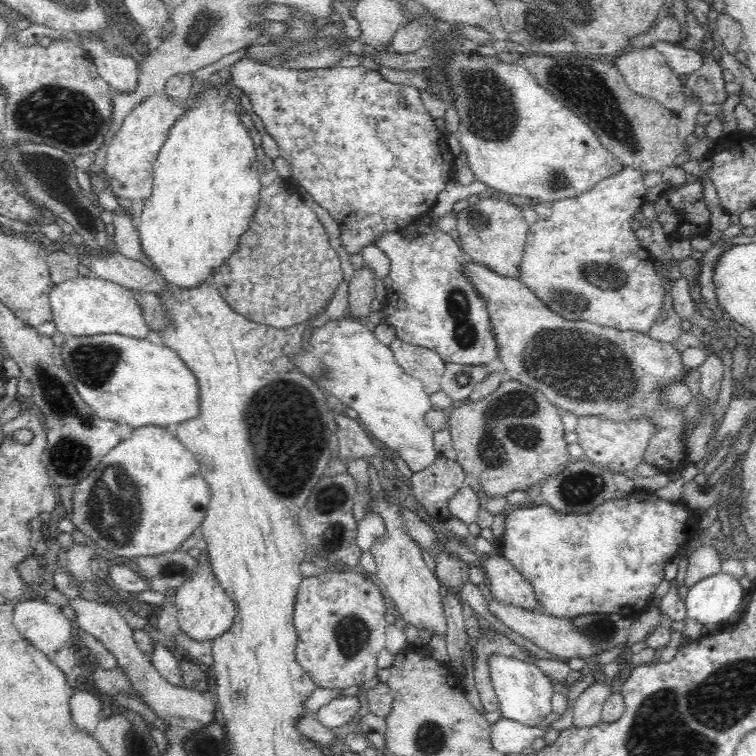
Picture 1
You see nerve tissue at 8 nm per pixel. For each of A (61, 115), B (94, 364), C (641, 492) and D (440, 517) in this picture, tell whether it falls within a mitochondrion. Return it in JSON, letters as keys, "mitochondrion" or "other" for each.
{"A":"mitochondrion","B":"mitochondrion","C":"other","D":"other"}

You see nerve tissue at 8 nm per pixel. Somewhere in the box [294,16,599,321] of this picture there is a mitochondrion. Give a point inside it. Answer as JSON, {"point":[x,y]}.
{"point":[491,114]}

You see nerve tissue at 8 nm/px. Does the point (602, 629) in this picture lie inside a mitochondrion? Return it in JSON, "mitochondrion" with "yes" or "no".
{"mitochondrion":"yes"}

